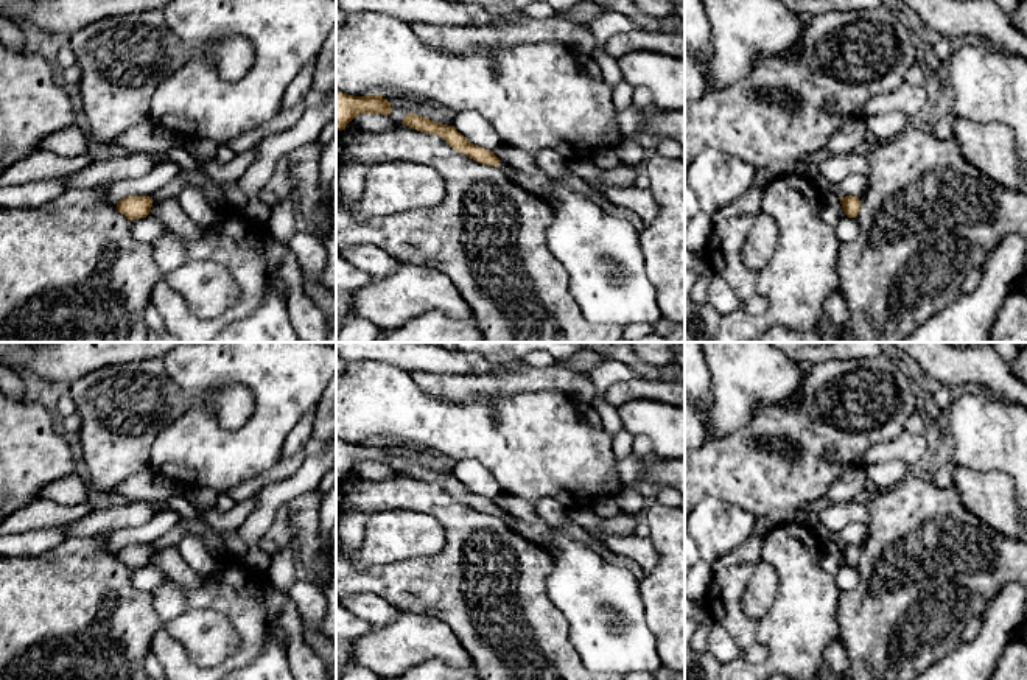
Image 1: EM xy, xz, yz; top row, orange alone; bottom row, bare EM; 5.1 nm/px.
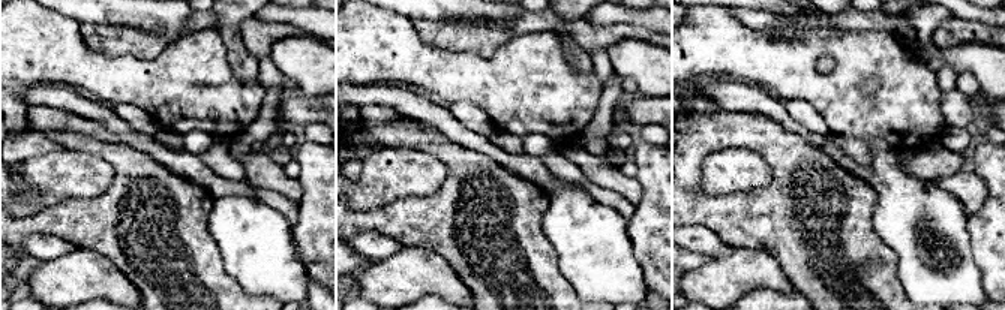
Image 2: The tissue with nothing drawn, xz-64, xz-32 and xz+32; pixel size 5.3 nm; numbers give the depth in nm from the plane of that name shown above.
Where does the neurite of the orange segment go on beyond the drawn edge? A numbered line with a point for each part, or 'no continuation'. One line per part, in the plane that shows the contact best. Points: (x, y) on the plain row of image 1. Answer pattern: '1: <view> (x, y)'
no continuation

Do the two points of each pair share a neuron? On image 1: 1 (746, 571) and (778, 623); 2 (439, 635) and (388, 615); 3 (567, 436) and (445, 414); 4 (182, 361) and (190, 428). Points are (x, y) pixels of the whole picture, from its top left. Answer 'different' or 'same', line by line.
1: same
2: different
3: same
4: same

